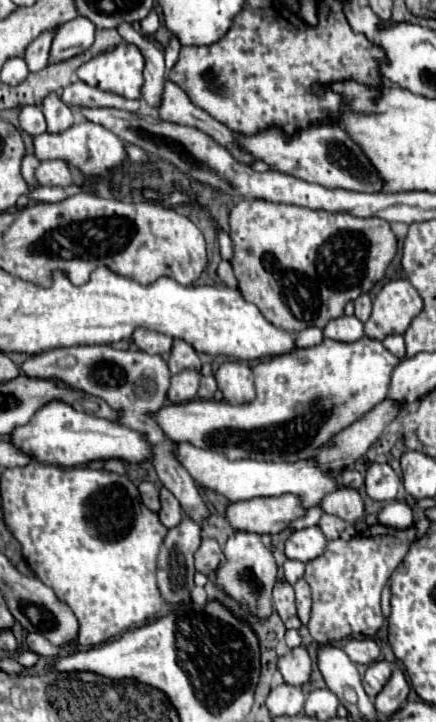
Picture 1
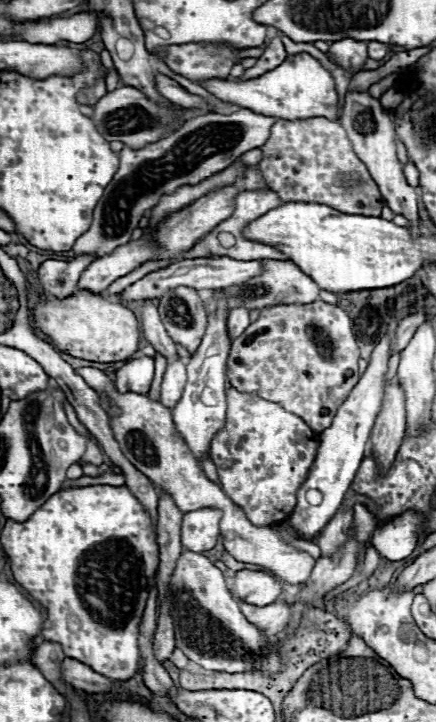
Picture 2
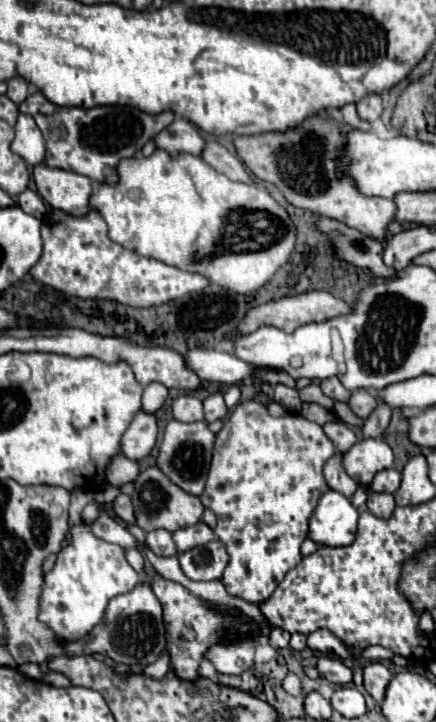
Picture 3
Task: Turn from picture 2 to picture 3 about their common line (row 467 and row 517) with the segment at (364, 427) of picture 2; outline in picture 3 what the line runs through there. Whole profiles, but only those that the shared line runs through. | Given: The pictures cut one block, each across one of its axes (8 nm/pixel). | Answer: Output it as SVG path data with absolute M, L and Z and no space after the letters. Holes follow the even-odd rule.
M328 490L310 518L308 536L326 546L348 546L354 542L358 530L358 510L352 506L350 498L340 492Z

